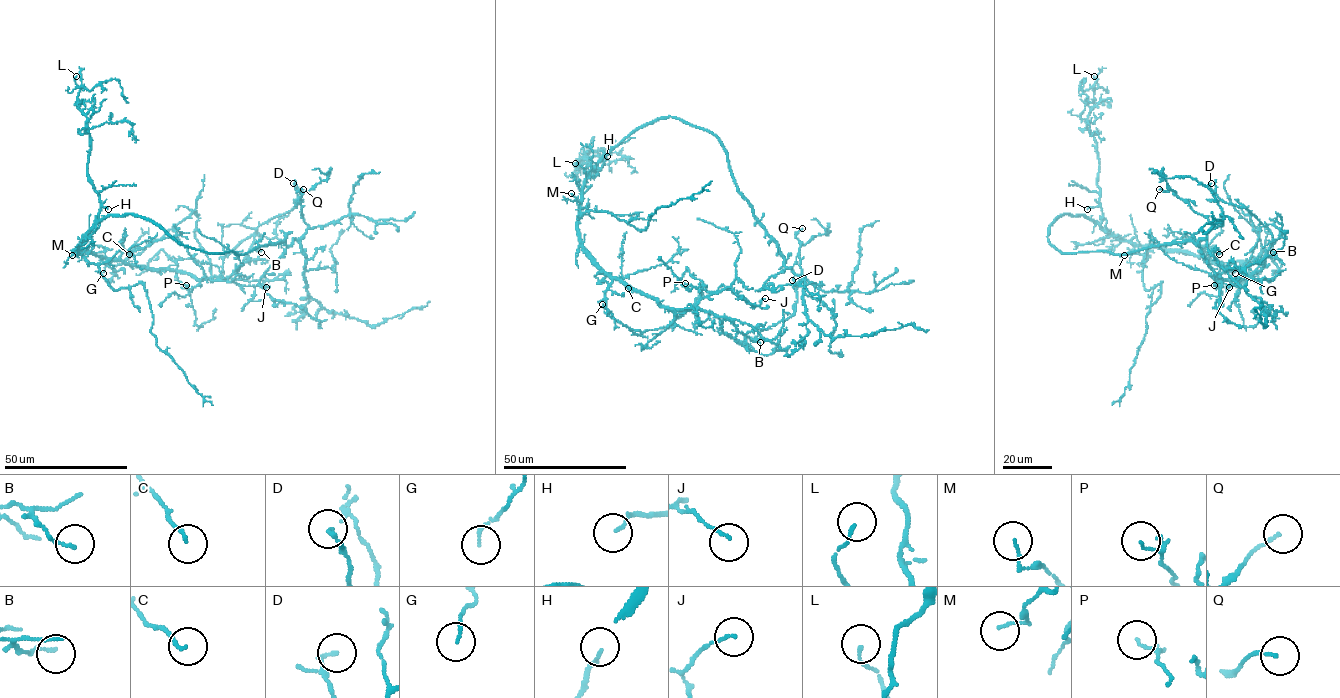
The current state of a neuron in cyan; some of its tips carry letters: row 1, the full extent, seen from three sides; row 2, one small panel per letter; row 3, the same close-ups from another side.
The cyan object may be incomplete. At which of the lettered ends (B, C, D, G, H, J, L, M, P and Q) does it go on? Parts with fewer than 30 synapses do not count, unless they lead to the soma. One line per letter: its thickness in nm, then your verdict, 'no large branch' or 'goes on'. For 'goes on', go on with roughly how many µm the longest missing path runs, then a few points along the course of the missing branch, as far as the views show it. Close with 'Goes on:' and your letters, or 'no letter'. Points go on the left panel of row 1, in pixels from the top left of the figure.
B: 110 nm thick; no large branch
C: 100 nm thick; no large branch
D: 100 nm thick; no large branch
G: 110 nm thick; no large branch
H: 100 nm thick; goes on; about 40 µm are missing; missing branch runs (108, 209), (114, 202), (147, 196), (151, 191), (150, 181), (162, 177)
J: 100 nm thick; no large branch
L: 110 nm thick; no large branch
M: 90 nm thick; no large branch
P: 70 nm thick; no large branch
Q: 100 nm thick; no large branch
Goes on: H

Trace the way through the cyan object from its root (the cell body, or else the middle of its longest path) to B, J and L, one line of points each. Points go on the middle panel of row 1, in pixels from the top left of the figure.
B: (638, 129), (602, 158), (583, 185), (580, 246), (604, 271), (662, 306), (726, 316), (742, 334), (760, 342)
J: (638, 129), (583, 185), (580, 246), (604, 271), (664, 306), (692, 309), (727, 288), (754, 307), (765, 298)
L: (638, 129), (602, 158), (597, 171), (586, 168), (586, 156), (577, 168), (575, 163)

